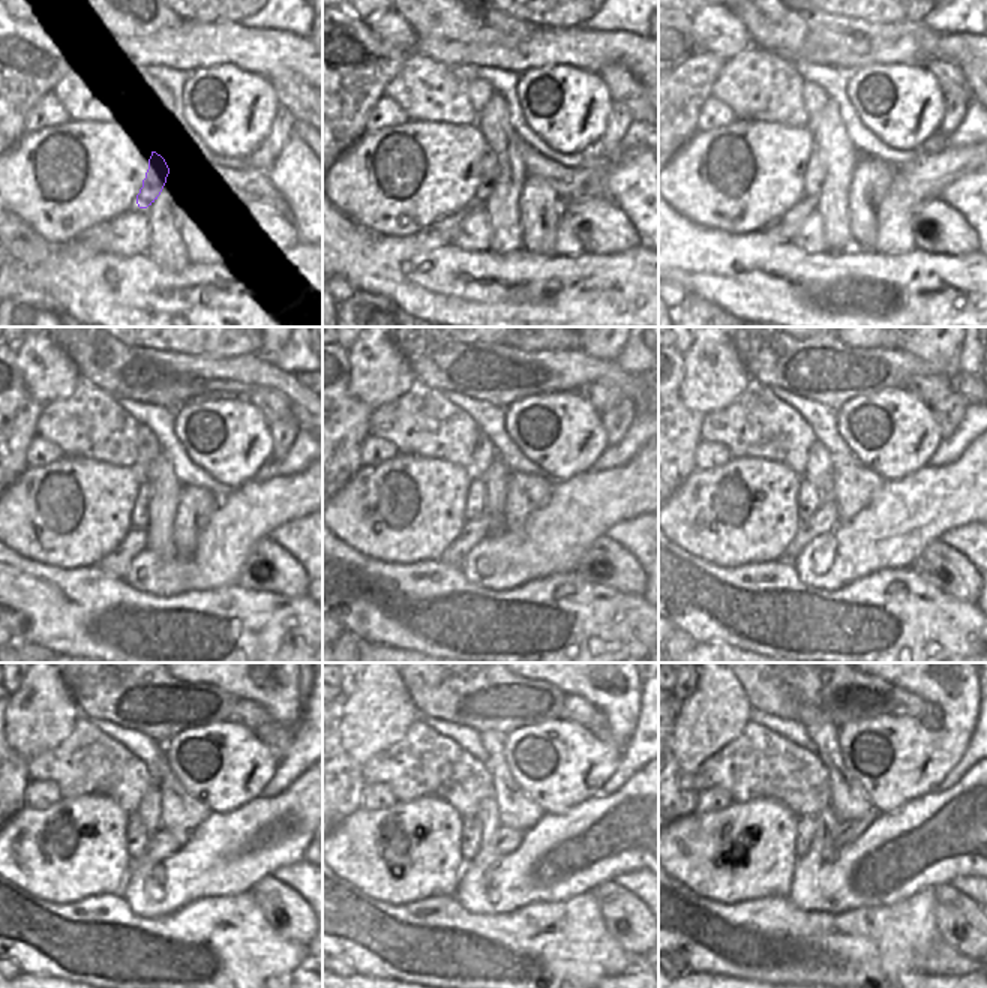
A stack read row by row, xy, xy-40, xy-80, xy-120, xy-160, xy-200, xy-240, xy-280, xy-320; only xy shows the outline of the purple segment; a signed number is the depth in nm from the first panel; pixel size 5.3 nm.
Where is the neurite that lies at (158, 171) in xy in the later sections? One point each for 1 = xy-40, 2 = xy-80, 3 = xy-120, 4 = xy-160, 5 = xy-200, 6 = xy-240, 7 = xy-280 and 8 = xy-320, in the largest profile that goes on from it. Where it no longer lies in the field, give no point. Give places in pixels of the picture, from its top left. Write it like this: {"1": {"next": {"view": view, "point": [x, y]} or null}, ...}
{"1": {"next": {"view": "xy-40", "point": [489, 171]}}, "2": {"next": {"view": "xy-80", "point": [813, 179]}}, "3": {"next": {"view": "xy-120", "point": [140, 511]}}, "4": {"next": {"view": "xy-160", "point": [474, 508]}}, "5": {"next": {"view": "xy-200", "point": [809, 496]}}, "6": {"next": {"view": "xy-240", "point": [138, 837]}}, "7": {"next": {"view": "xy-280", "point": [471, 826]}}, "8": {"next": {"view": "xy-320", "point": [806, 825]}}}

